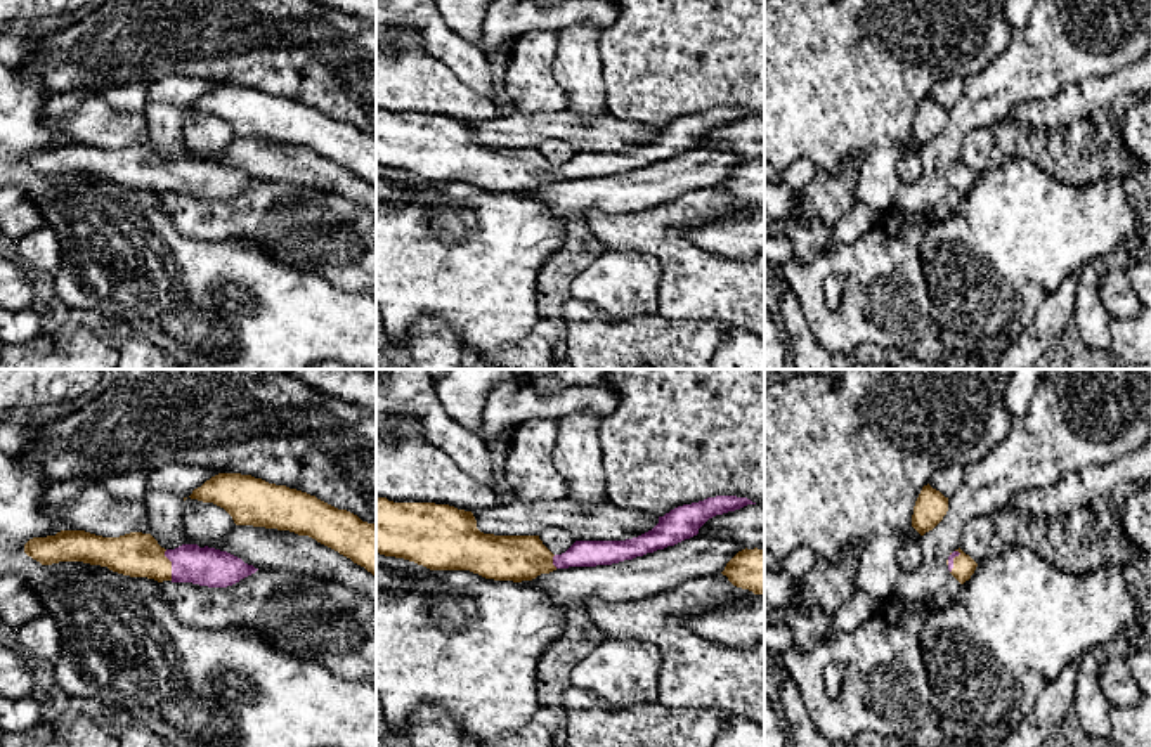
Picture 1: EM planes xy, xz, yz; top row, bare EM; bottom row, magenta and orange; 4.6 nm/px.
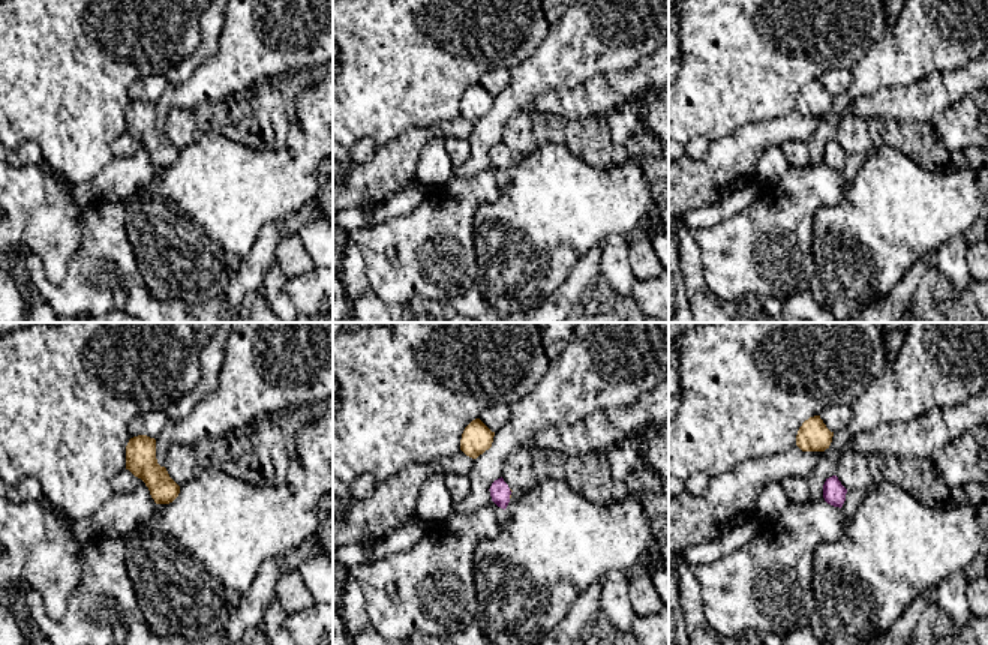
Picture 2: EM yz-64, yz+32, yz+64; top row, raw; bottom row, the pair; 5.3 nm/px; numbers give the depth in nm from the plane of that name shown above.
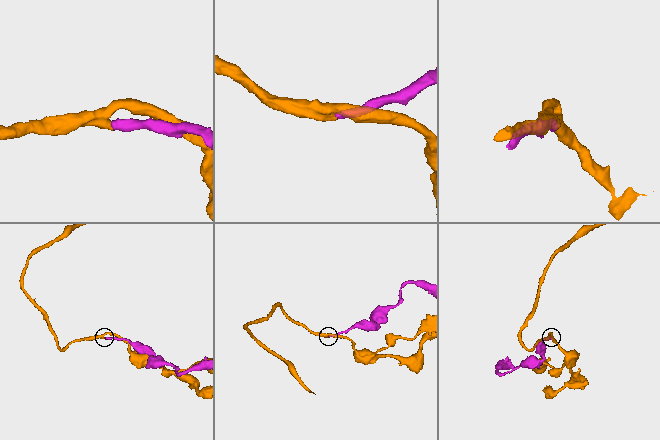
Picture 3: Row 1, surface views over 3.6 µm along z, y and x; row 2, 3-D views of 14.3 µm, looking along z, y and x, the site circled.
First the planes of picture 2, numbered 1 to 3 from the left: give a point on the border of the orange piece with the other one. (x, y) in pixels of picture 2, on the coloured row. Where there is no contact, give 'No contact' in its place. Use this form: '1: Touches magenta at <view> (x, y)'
1: No contact
2: Touches magenta at yz+32 (510, 494)
3: No contact

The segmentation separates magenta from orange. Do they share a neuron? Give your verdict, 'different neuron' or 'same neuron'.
same neuron

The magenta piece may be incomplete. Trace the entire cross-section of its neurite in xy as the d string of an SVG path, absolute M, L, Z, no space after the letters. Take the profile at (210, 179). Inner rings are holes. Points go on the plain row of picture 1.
M61 142L55 147L29 151L24 165L42 177L83 173L130 189L208 199L232 198L258 182L227 163L208 158L182 156L165 161L151 146L142 144L102 149L85 142Z

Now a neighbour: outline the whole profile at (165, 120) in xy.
M147 102L144 107L151 146L165 161L179 159L184 151L184 109L172 102Z

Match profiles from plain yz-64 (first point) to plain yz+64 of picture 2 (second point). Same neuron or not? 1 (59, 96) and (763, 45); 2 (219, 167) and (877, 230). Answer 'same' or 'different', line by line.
1: same
2: same

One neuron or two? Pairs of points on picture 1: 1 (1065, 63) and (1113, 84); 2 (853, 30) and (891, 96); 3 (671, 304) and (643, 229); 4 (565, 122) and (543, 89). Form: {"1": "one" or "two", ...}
{"1": "two", "2": "one", "3": "one", "4": "two"}

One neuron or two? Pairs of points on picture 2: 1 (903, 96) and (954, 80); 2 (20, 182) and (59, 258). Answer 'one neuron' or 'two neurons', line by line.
1: one neuron
2: one neuron

